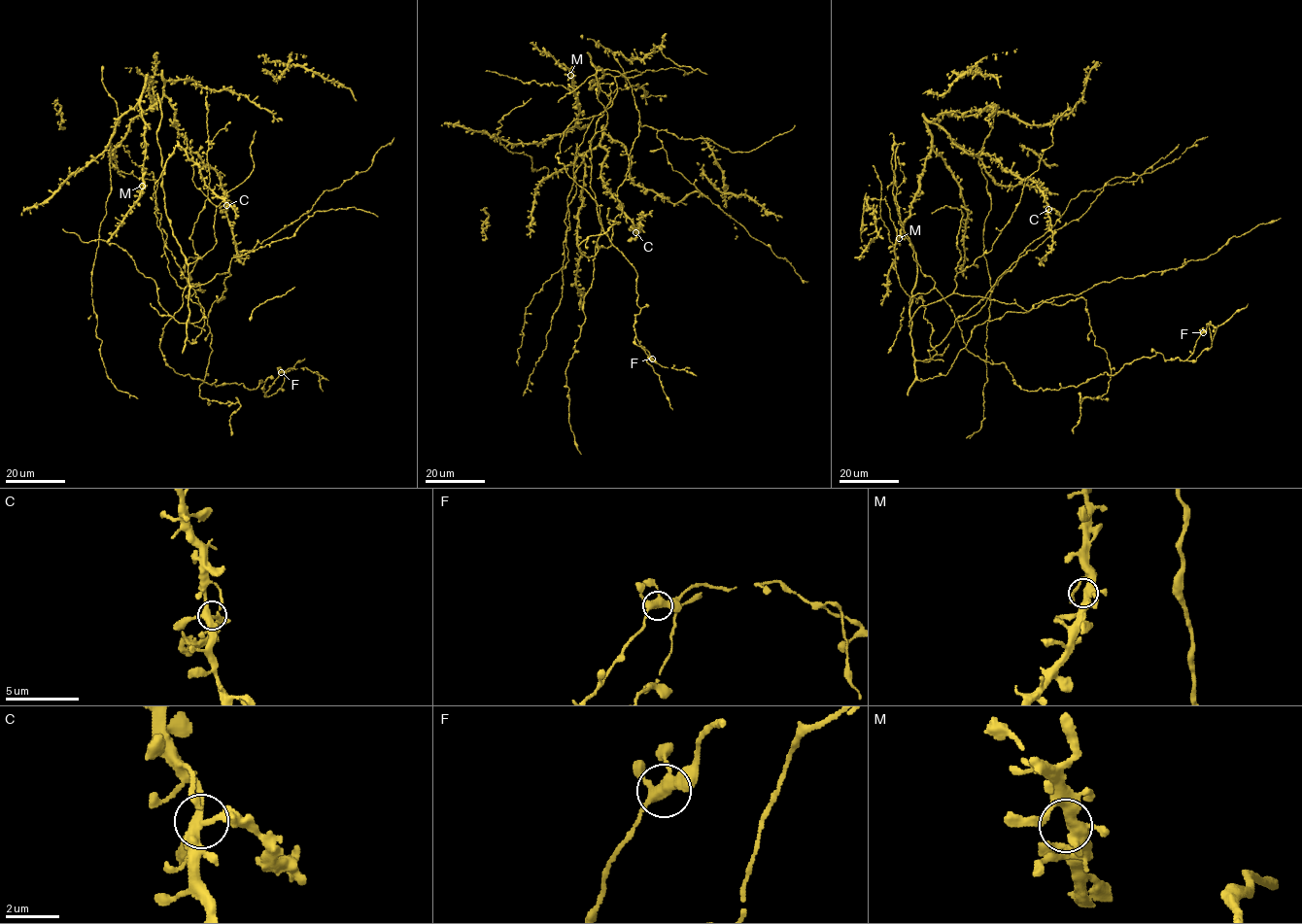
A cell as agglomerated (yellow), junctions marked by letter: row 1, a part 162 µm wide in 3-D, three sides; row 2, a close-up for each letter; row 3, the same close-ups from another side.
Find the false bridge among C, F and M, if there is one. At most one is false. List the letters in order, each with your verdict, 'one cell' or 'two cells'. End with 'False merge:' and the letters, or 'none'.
C: two cells
F: one cell
M: one cell
False merge: C

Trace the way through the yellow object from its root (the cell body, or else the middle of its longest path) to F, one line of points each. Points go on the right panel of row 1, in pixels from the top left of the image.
F: (913, 250), (909, 304), (935, 288), (966, 348), (1021, 389), (1078, 387), (1157, 353), (1186, 360), (1203, 332)

